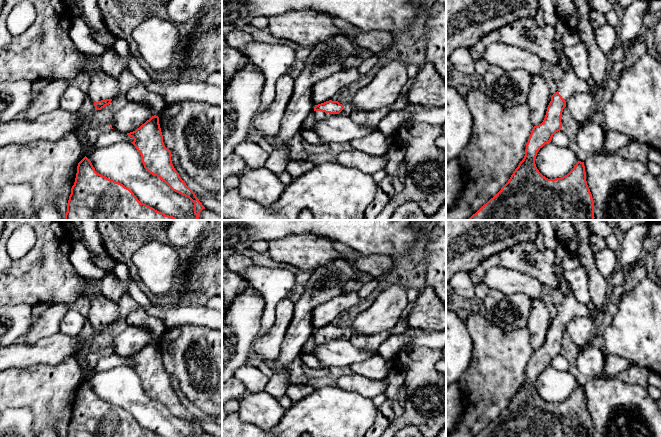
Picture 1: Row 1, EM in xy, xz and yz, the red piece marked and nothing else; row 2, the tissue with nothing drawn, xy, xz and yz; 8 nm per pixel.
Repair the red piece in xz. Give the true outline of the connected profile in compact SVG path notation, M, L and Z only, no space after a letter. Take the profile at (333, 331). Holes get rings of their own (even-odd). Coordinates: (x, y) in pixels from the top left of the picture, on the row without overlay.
M326 325L324 327L315 329L314 337L317 345L322 345L332 340L339 339L343 334L344 329L340 328L338 325Z

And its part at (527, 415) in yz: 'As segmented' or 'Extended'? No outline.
Extended

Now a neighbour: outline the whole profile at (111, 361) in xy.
M111 353L109 356L101 358L96 366L96 371L106 371L119 366L133 366L134 363L126 357Z

